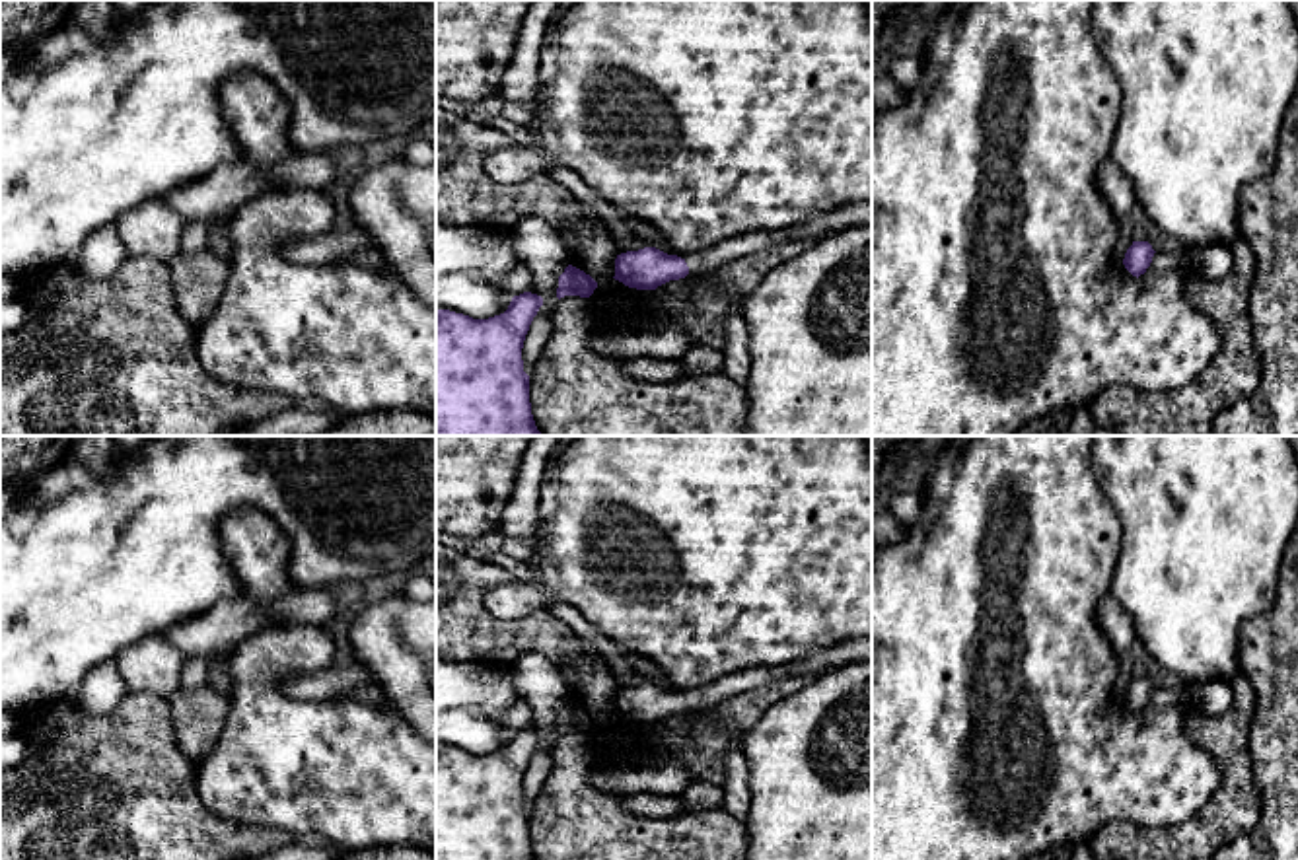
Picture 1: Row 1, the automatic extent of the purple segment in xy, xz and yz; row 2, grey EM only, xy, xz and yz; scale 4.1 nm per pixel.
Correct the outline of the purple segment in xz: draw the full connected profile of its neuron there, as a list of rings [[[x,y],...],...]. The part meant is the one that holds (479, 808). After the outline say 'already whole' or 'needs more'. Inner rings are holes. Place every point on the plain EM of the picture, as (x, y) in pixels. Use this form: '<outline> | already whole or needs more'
[[[531,728],[514,732],[508,745],[488,755],[473,755],[450,745],[436,745],[436,860],[535,860],[529,839],[529,811],[522,784],[543,734]]] | already whole

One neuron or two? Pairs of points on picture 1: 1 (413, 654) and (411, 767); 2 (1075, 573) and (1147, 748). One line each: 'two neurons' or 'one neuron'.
1: two neurons
2: one neuron

